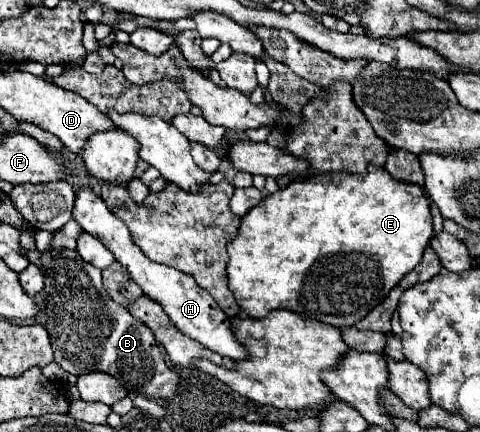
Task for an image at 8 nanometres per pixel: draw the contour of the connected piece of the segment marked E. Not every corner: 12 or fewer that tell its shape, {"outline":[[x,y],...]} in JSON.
{"outline":[[376,165],[242,217],[254,319],[354,325],[420,263],[430,201]]}

